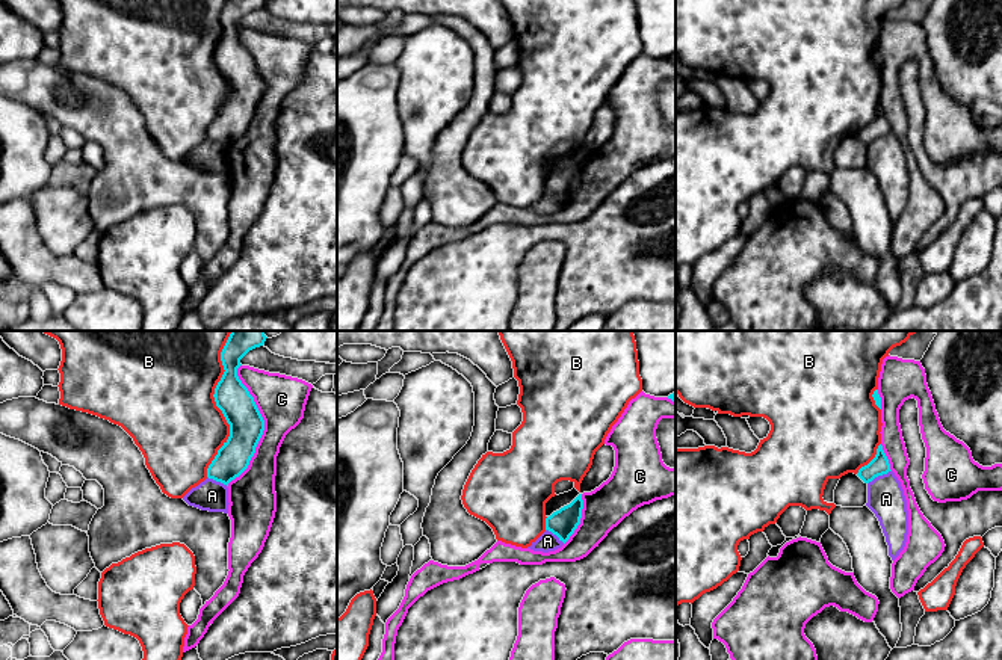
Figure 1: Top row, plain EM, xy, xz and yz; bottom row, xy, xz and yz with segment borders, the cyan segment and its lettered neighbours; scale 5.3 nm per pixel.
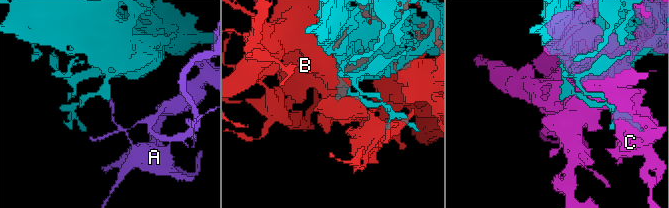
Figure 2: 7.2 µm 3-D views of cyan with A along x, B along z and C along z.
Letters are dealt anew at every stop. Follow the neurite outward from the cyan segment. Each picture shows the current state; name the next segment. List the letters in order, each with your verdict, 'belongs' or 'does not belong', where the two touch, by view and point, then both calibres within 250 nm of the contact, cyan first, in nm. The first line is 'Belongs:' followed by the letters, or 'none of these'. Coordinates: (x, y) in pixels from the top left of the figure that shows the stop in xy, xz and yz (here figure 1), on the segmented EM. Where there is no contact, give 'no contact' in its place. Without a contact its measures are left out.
Belongs: none of these
A: does not belong | yz (878, 474) | 100/200 nm
B: does not belong | xy (216, 404) | 190/480 nm
C: does not belong | xy (263, 426) | 190/260 nm

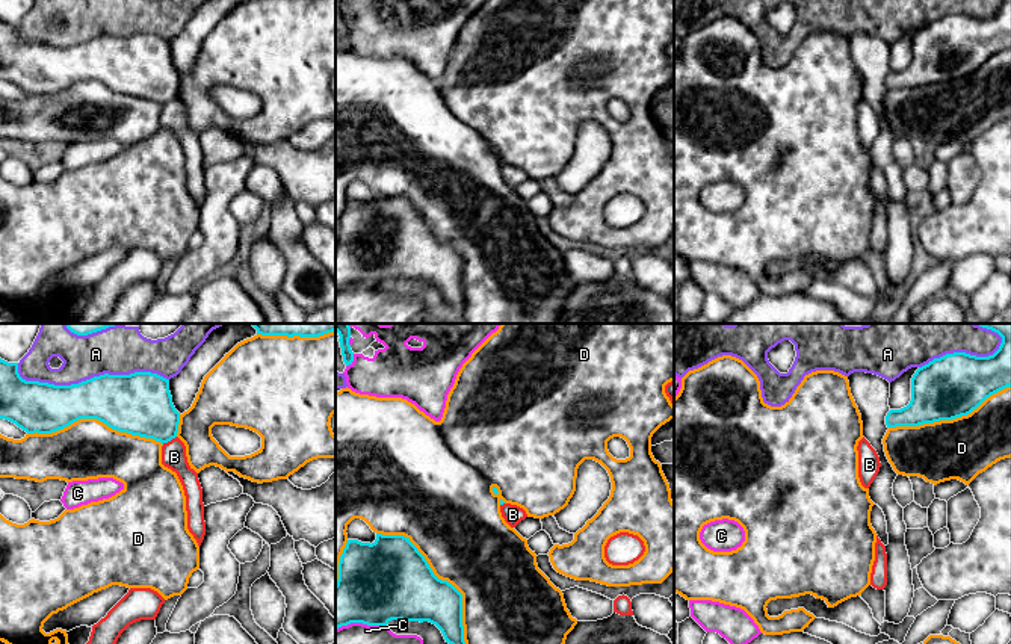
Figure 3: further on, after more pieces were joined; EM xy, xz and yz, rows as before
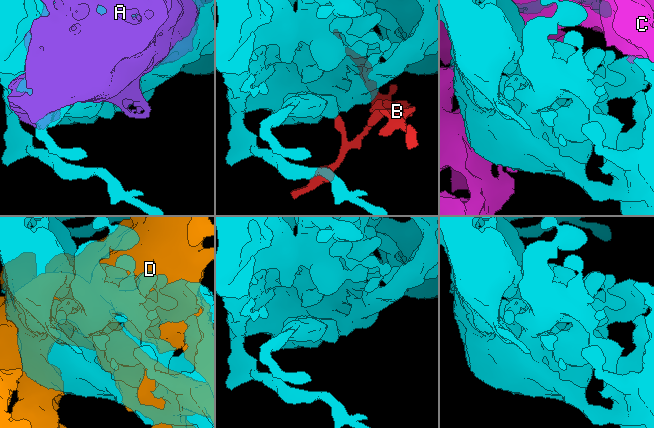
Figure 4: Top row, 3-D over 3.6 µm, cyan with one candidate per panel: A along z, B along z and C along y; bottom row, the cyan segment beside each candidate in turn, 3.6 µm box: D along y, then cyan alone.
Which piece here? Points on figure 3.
Belongs: none of these
A: does not belong | xy (88, 380) | 300/260 nm
B: does not belong | xy (168, 440) | 340/130 nm
C: does not belong | xz (357, 622) | 420/110 nm
D: does not belong | xz (440, 579) | 420/460 nm

